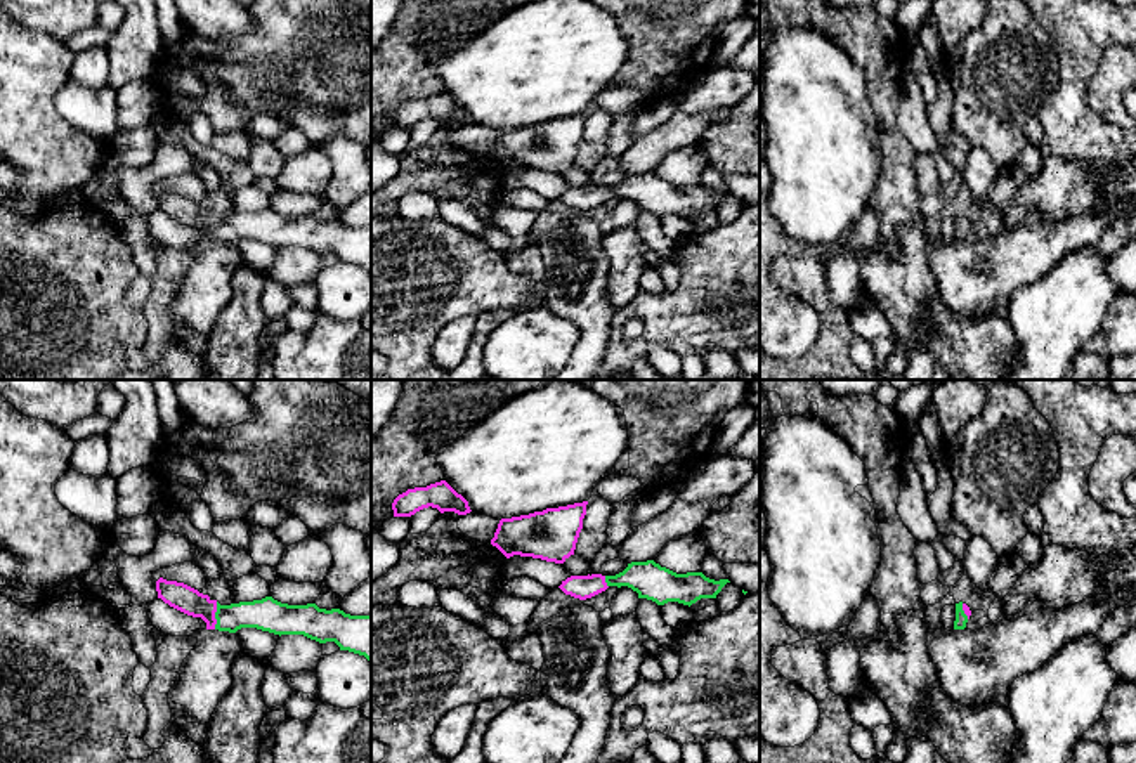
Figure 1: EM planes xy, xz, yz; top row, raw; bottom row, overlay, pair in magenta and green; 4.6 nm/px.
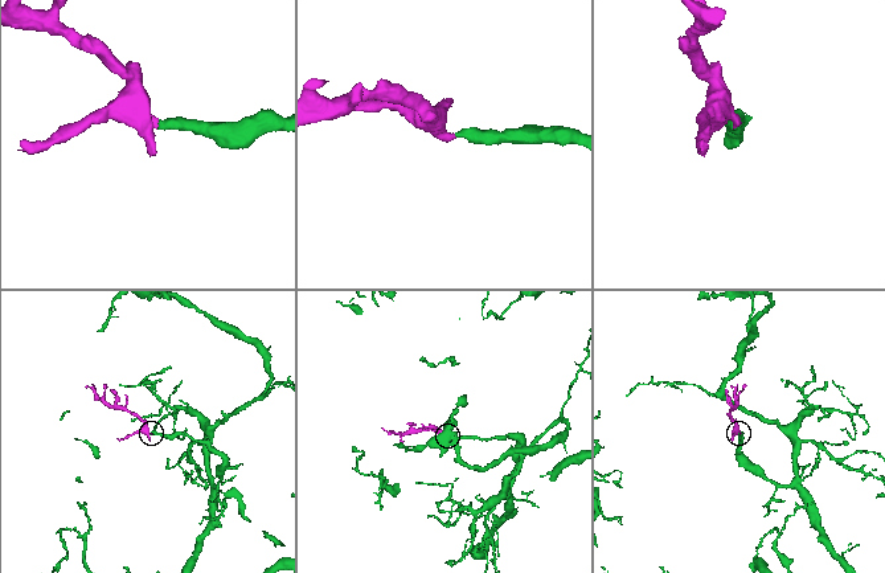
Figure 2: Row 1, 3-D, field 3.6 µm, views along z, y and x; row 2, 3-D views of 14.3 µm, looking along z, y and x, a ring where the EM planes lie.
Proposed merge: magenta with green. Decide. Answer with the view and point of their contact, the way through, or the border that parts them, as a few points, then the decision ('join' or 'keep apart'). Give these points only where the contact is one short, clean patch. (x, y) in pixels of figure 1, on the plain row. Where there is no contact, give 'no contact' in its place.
meets magenta in xy at (214, 228); runs through xy (177, 207), (205, 219), (214, 228), (267, 226); join

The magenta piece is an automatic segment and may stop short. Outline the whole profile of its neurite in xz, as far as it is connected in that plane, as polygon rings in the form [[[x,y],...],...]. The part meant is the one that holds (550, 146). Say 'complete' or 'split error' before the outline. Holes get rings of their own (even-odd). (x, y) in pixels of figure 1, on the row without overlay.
complete; [[[583,113],[501,130],[491,156],[506,170],[520,166],[564,175],[574,166],[586,116],[588,113]]]

